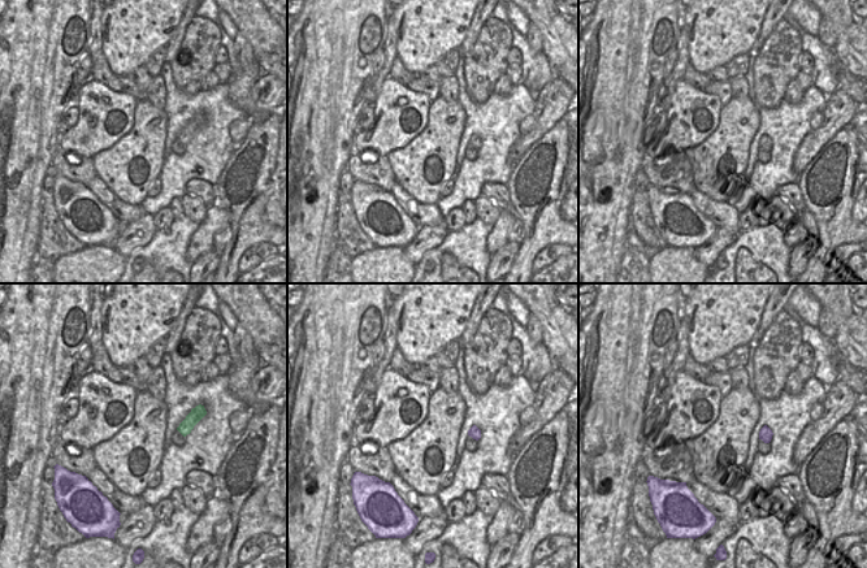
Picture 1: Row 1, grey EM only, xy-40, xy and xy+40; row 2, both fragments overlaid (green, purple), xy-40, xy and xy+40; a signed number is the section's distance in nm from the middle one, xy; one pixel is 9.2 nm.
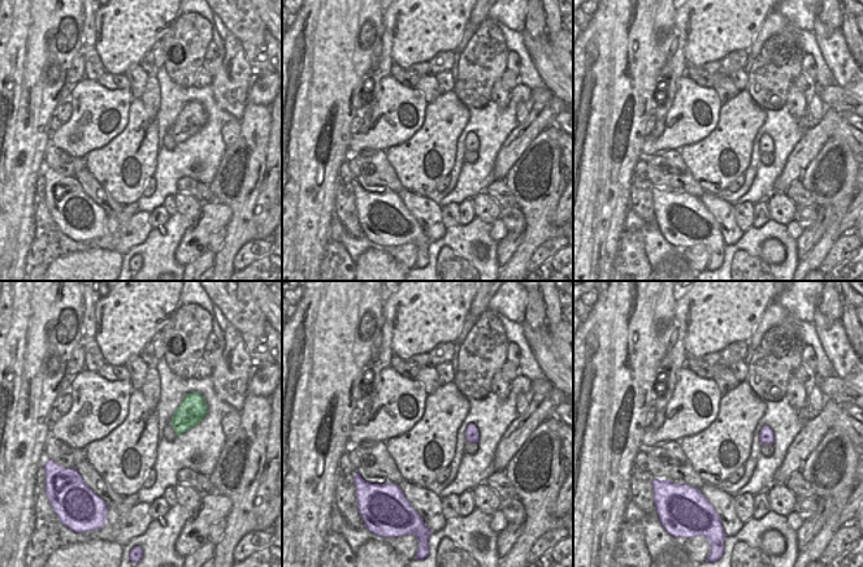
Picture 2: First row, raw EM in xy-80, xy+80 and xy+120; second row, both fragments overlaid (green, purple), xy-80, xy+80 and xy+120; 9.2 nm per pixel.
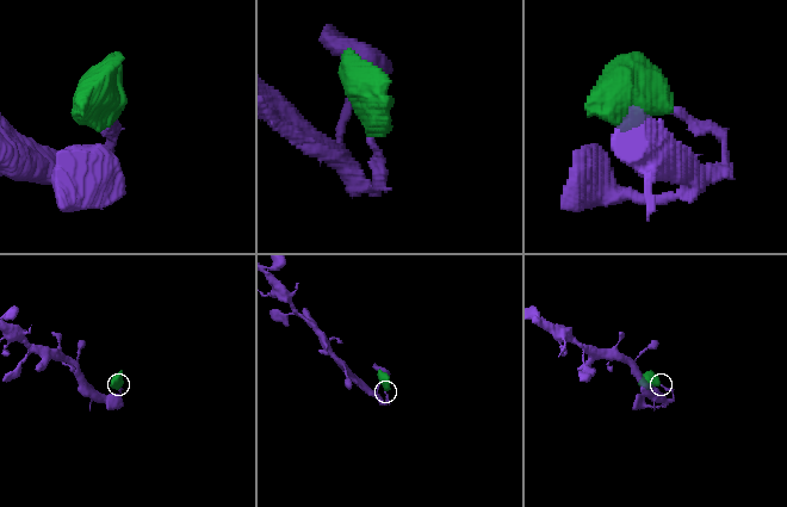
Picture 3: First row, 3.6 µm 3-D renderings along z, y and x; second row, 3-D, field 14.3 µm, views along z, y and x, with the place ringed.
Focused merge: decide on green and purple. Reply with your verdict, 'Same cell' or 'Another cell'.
Same cell.

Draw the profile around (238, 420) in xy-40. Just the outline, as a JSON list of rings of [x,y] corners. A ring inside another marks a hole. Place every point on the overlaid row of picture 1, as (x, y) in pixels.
[[[239,409],[229,416],[229,428],[233,433],[233,441],[239,439],[239,437],[243,434],[250,417],[251,416],[246,409]]]

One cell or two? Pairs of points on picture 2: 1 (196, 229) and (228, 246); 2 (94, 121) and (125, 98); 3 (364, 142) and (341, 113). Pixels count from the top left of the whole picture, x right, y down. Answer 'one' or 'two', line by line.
1: two
2: one
3: two

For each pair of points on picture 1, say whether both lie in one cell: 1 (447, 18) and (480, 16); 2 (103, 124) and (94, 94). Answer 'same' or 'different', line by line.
1: different
2: same

